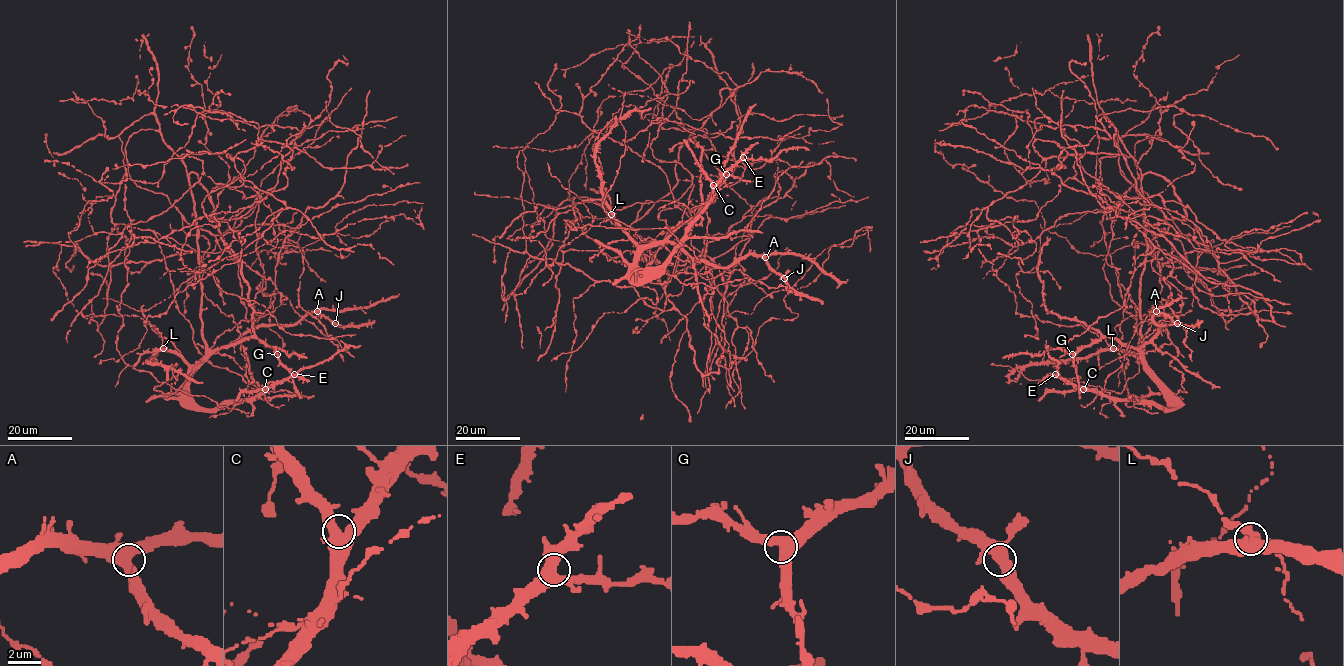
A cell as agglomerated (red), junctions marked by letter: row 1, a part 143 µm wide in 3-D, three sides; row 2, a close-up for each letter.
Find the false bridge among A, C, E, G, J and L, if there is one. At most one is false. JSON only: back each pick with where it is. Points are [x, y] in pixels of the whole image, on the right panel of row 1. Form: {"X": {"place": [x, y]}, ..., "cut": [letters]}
{"cut": []}

